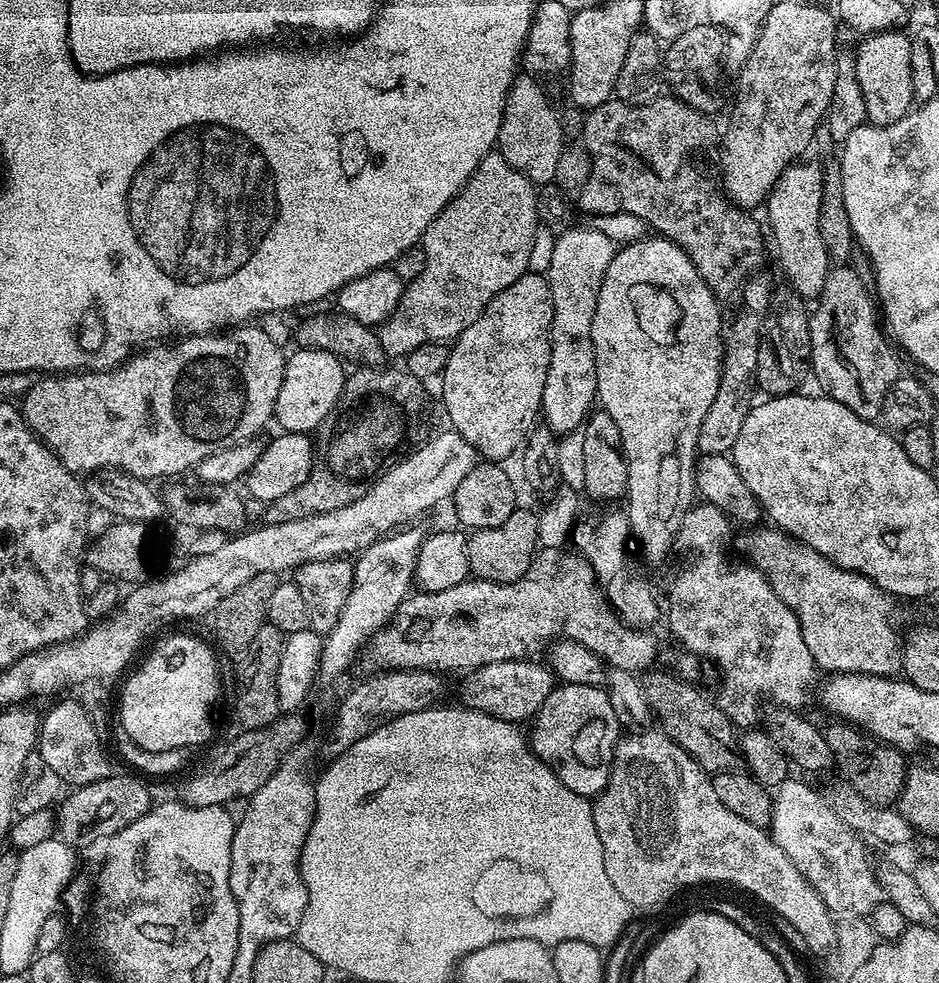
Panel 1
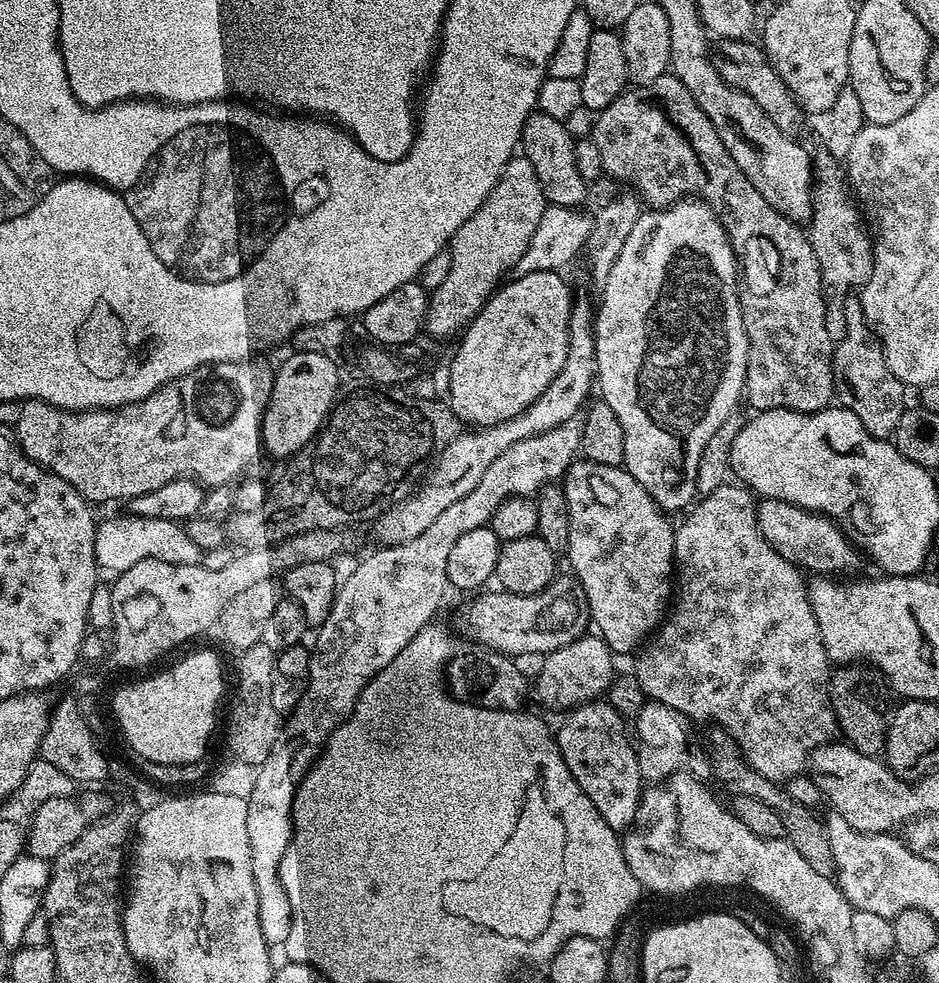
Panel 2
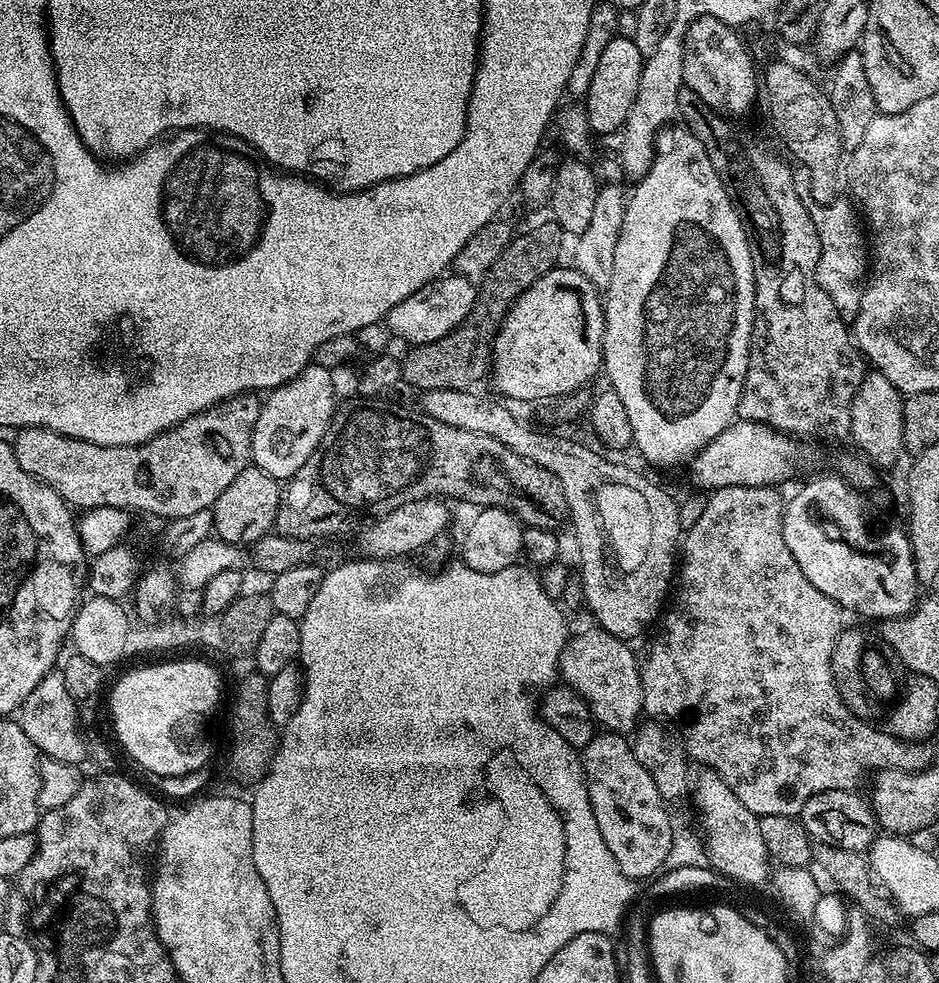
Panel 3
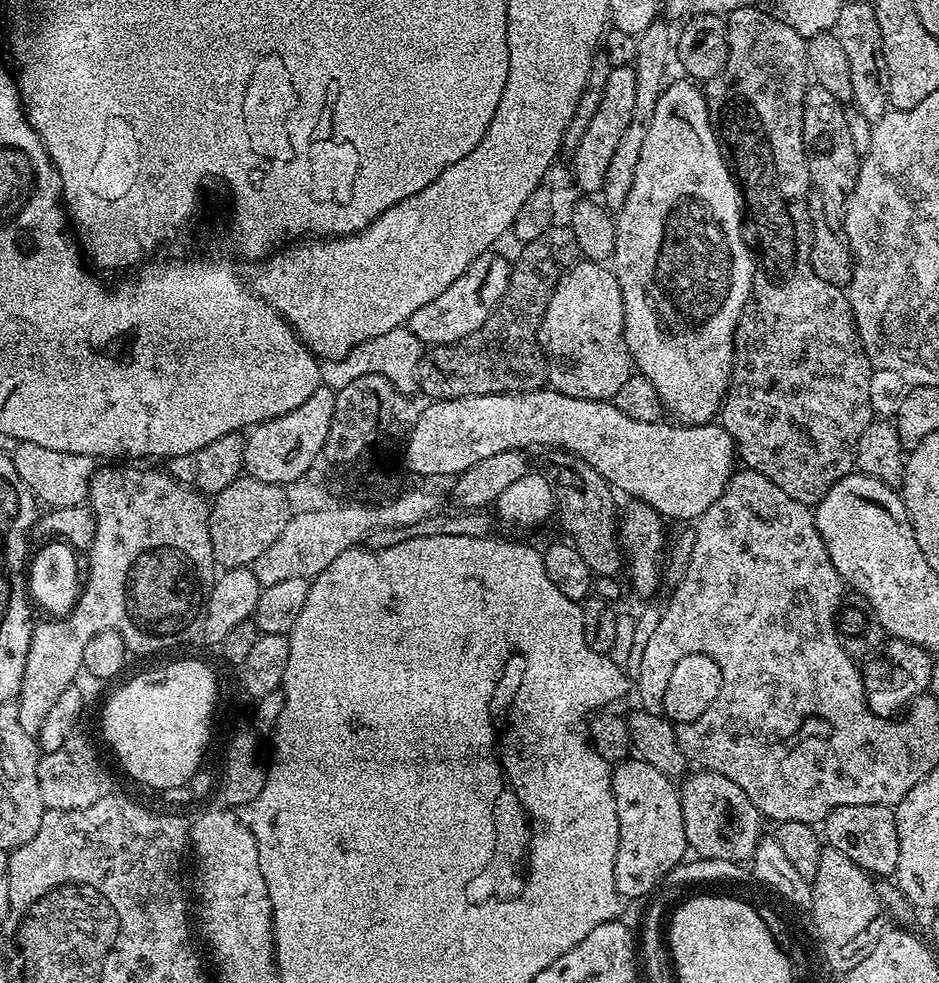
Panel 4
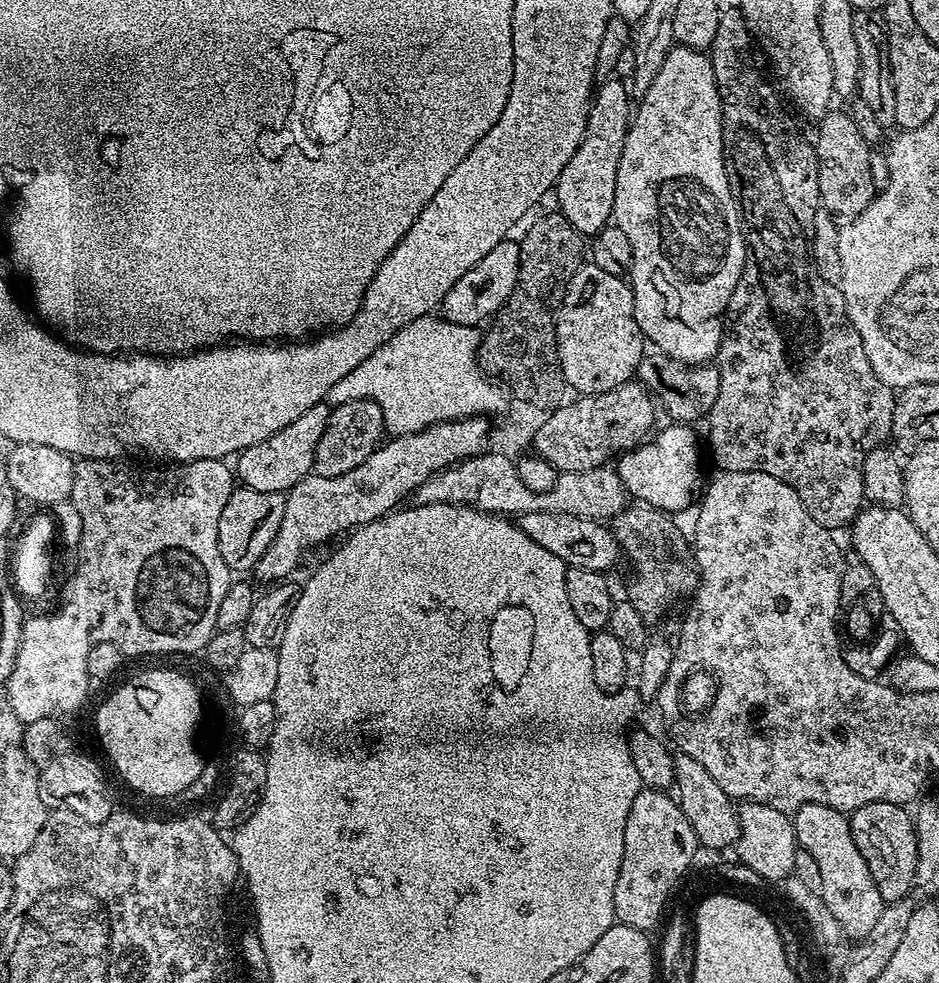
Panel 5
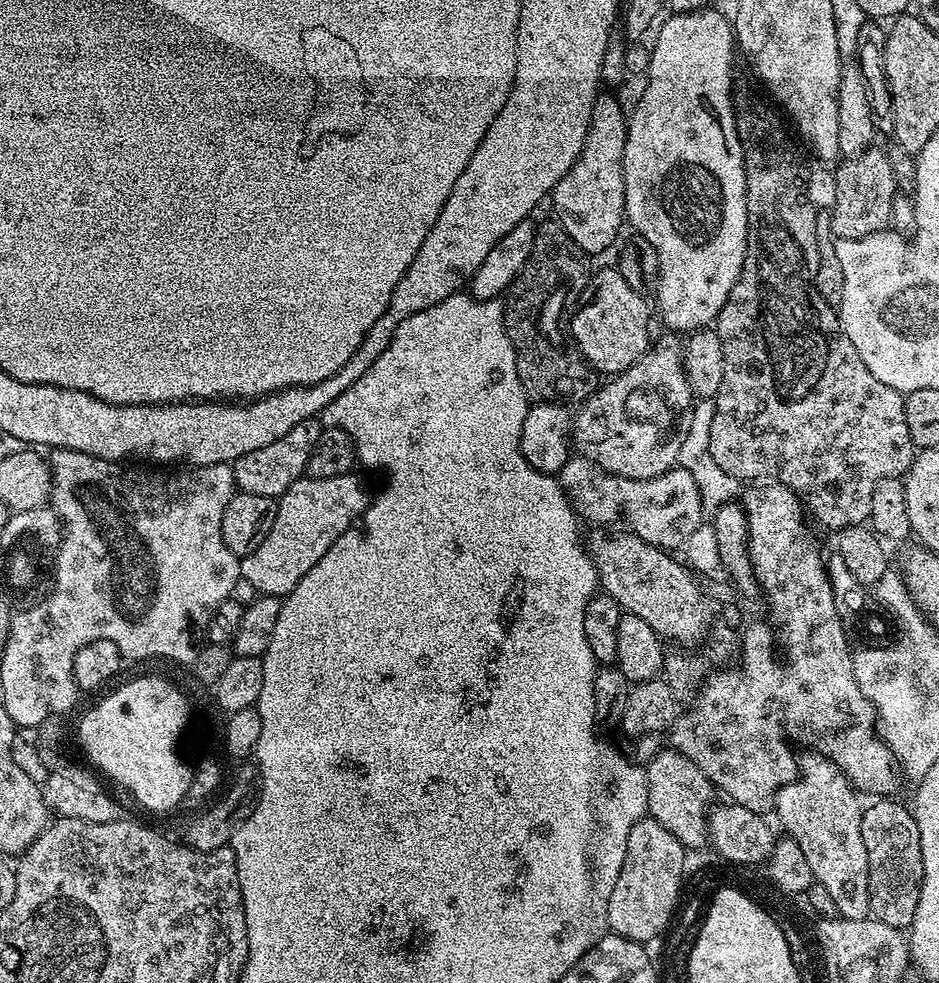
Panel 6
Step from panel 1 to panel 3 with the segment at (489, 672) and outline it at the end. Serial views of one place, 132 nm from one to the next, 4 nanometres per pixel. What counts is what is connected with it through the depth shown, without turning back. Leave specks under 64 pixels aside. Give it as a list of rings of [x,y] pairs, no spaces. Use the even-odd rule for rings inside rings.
[[[592,626],[589,632],[584,632],[581,636],[573,635],[564,645],[558,669],[558,676],[561,676],[559,679],[565,685],[578,686],[580,696],[588,704],[595,723],[601,729],[617,734],[631,733],[644,712],[644,695],[640,685],[638,656],[637,653],[632,653],[628,648],[631,647],[625,641],[610,635],[599,626]]]

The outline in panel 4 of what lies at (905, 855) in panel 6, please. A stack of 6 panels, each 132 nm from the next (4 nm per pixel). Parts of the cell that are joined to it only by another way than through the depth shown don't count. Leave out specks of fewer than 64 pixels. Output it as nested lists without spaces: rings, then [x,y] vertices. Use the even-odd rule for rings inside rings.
[[[889,805],[838,806],[822,821],[822,836],[827,847],[842,850],[850,862],[876,878],[888,878],[898,866],[898,826],[896,813]]]

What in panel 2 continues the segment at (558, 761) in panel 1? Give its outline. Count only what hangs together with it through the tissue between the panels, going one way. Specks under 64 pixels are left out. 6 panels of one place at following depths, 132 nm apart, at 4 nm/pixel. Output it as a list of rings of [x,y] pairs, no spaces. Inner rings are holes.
[[[603,699],[580,704],[565,716],[568,717],[561,722],[560,729],[555,729],[554,735],[570,774],[574,774],[574,782],[582,786],[586,798],[594,802],[611,828],[631,828],[640,808],[642,777],[629,729],[628,732],[624,729],[625,717],[619,716]]]

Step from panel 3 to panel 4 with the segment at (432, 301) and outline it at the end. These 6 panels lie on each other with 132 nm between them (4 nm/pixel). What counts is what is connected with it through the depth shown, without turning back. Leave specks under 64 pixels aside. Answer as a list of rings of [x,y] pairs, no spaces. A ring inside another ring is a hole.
[[[496,250],[483,252],[477,260],[466,269],[462,278],[450,282],[434,302],[426,302],[419,310],[410,314],[406,327],[419,338],[421,345],[435,346],[446,345],[450,340],[456,340],[456,336],[464,336],[464,332],[472,332],[477,328],[480,320],[488,316],[488,308],[496,304],[496,296],[504,292],[508,279],[511,276],[510,260],[499,256]]]

